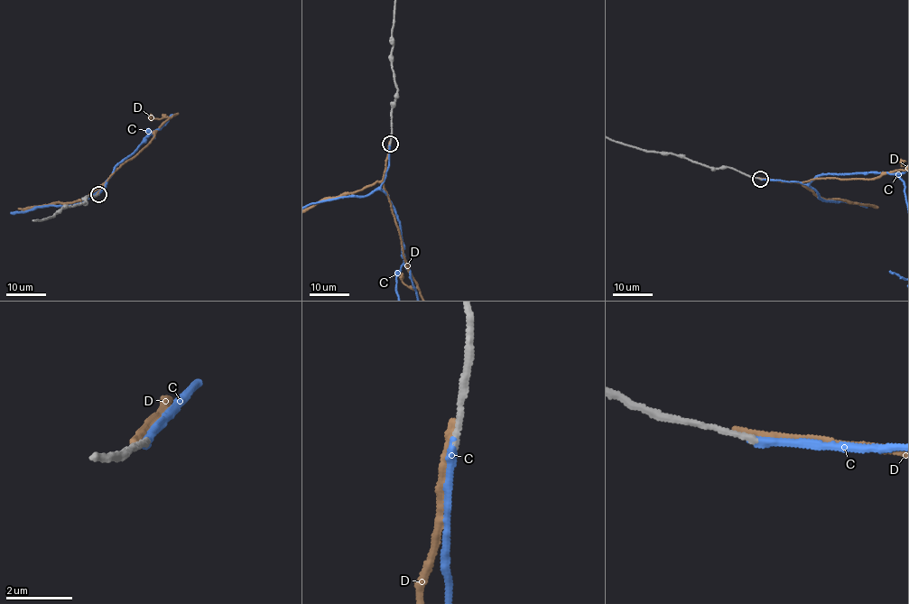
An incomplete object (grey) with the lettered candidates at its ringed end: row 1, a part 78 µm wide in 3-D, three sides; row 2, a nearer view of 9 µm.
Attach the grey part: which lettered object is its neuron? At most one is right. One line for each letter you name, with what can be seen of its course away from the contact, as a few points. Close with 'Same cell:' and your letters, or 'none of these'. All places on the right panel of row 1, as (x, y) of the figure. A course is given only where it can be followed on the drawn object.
Same cell: C

